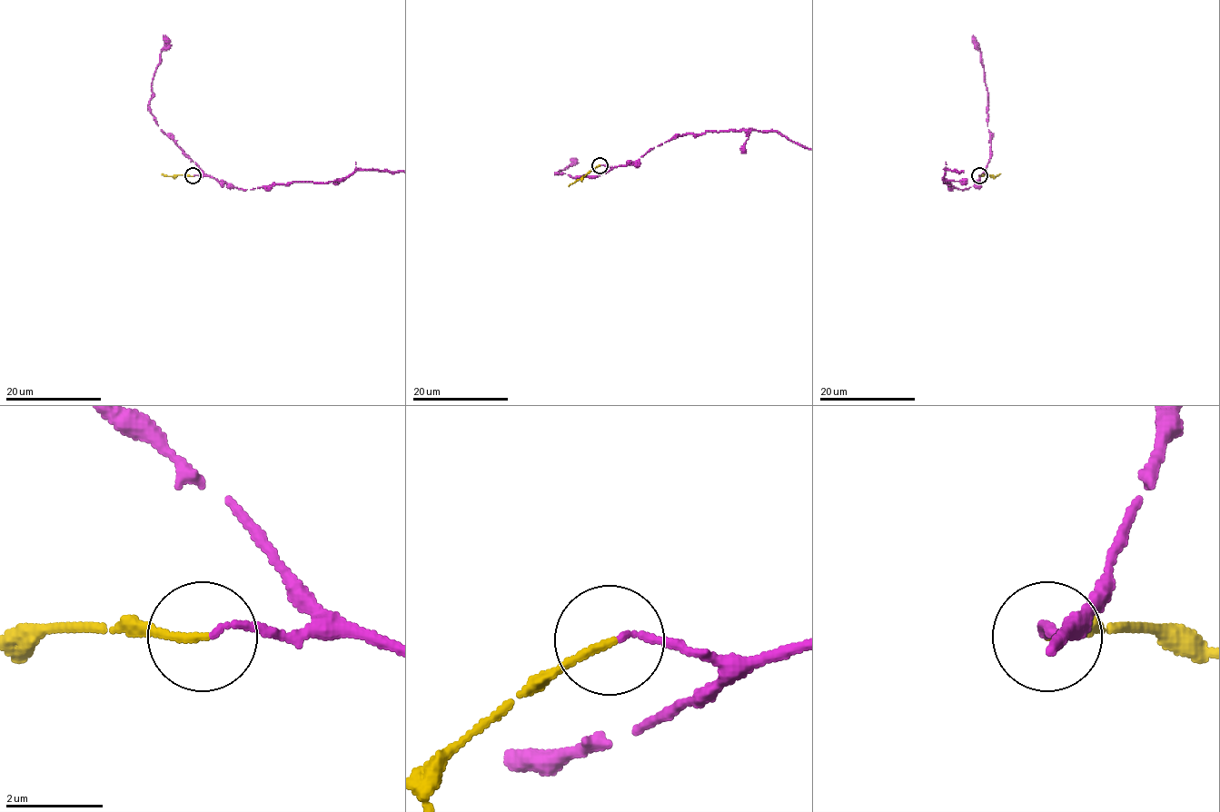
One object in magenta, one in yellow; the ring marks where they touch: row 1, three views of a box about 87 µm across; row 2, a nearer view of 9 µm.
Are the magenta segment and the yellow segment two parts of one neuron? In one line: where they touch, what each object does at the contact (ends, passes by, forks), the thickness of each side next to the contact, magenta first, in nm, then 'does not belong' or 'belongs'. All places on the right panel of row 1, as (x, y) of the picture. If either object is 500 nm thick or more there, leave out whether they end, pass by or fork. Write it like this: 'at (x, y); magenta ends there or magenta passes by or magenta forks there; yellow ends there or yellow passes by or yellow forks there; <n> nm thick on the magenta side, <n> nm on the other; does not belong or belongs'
at (979, 175); magenta ends there; yellow ends there; 120 nm thick on the magenta side, 150 nm on the other; belongs

